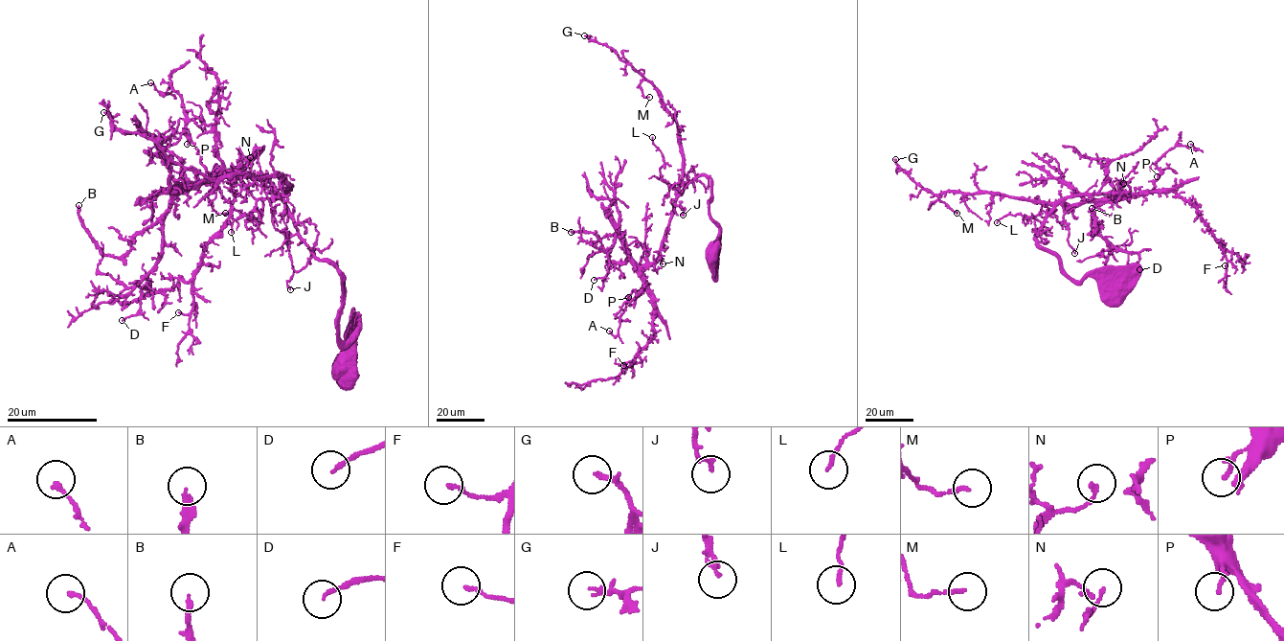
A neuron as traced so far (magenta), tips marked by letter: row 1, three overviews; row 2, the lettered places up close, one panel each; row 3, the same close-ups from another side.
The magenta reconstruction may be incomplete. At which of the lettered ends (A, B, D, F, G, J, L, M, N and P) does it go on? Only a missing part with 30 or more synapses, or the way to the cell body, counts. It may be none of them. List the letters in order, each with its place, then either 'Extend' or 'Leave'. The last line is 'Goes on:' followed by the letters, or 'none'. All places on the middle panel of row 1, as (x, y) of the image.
A: Place: (609, 331). Leave
B: Place: (571, 232). Extend
D: Place: (594, 280). Leave
F: Place: (623, 365). Leave
G: Place: (584, 35). Leave
J: Place: (683, 215). Leave
L: Place: (652, 137). Leave
M: Place: (649, 97). Leave
N: Place: (663, 263). Leave
P: Place: (628, 297). Leave
Goes on: B

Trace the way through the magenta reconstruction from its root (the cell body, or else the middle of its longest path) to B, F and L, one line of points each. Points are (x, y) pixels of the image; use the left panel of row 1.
B: (346, 359), (357, 332), (339, 338), (343, 275), (268, 181), (185, 187), (119, 257), (78, 205)
F: (346, 359), (357, 332), (339, 338), (343, 275), (258, 176), (213, 176), (234, 172), (232, 214), (178, 312)
L: (346, 359), (357, 332), (339, 338), (343, 275), (299, 236), (284, 199), (260, 198), (231, 232)

